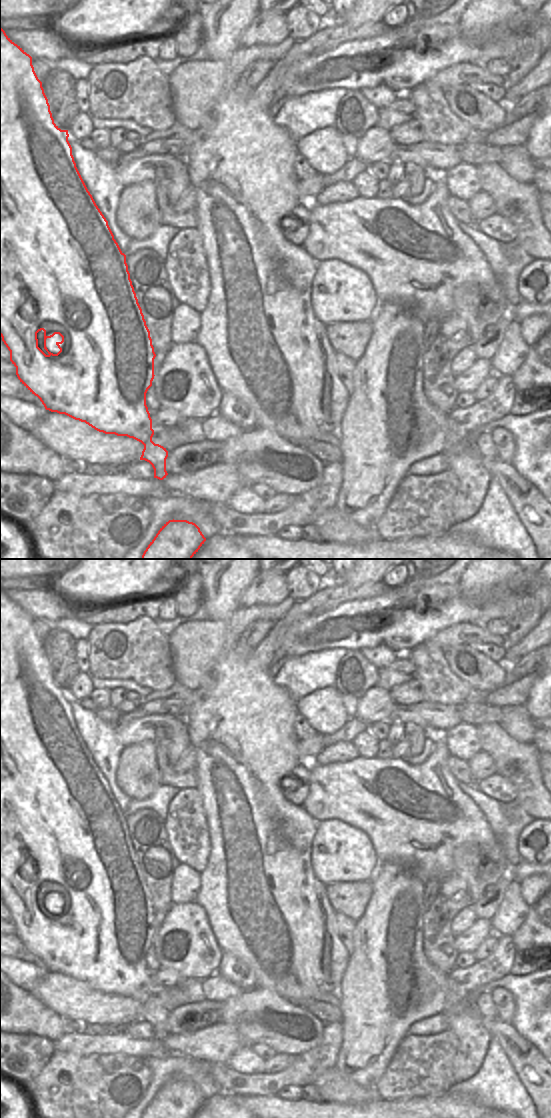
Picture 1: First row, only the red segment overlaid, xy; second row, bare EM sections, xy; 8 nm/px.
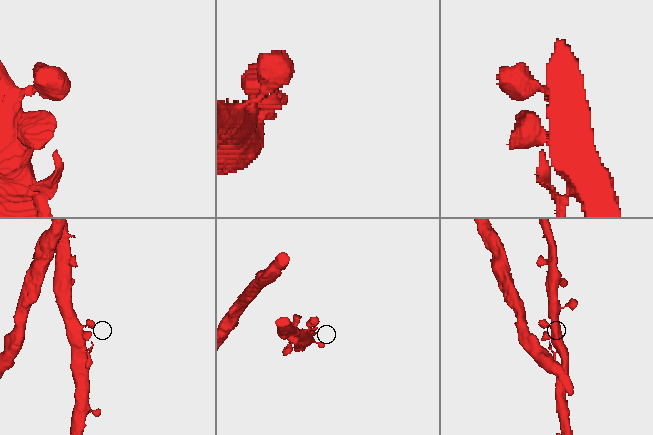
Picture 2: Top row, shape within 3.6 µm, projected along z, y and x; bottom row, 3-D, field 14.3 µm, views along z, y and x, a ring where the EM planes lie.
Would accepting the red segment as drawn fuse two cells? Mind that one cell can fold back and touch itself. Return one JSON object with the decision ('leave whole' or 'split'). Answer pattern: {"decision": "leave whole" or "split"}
{"decision": "leave whole"}

